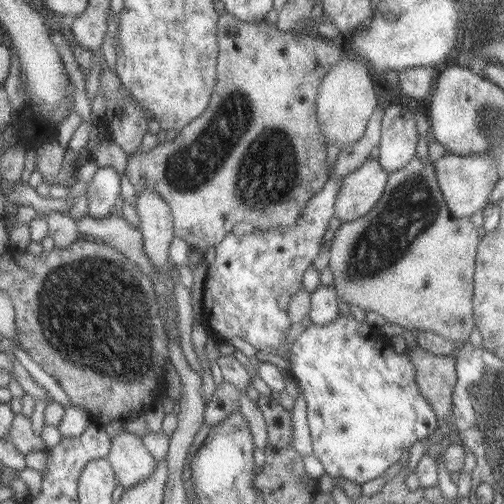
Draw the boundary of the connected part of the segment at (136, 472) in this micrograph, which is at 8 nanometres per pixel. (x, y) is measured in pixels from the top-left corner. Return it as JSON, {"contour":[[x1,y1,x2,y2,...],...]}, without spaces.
{"contour":[[126,431,112,439,106,460,124,490,148,480,156,469,156,460,145,448,143,440]]}

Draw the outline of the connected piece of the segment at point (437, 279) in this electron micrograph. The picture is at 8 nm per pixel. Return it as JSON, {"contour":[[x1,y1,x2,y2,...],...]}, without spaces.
{"contour":[[415,156,404,168,390,173,384,192,374,208,352,222,342,223,330,237,331,286,337,298,365,312,375,312,386,323,398,324,404,329,432,331,455,344,469,340,475,326,473,276,481,238,469,217,455,217,449,211,430,160,424,162]]}

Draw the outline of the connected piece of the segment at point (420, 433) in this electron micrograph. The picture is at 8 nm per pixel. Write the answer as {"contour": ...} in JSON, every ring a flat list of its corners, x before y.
{"contour":[[339,315,334,322,320,326,312,324,305,327,292,342,289,348,289,373,299,388,299,392,304,395,307,402,307,423,311,435,311,444,314,456,322,464,323,470,330,478,344,478,357,485,374,482,376,478,382,477,387,469,399,462,401,455,418,441,428,439,437,429,438,420,433,413,432,407,420,394,415,381,415,372,410,359,403,354,397,354,390,340,380,335,380,329,369,325,365,321,360,323,352,315]]}

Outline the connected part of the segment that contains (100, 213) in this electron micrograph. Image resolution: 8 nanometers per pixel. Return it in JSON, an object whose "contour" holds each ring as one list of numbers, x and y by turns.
{"contour":[[102,167,88,184,86,193,89,206,88,216,95,220,114,213,114,205,120,196,121,174,110,167]]}

